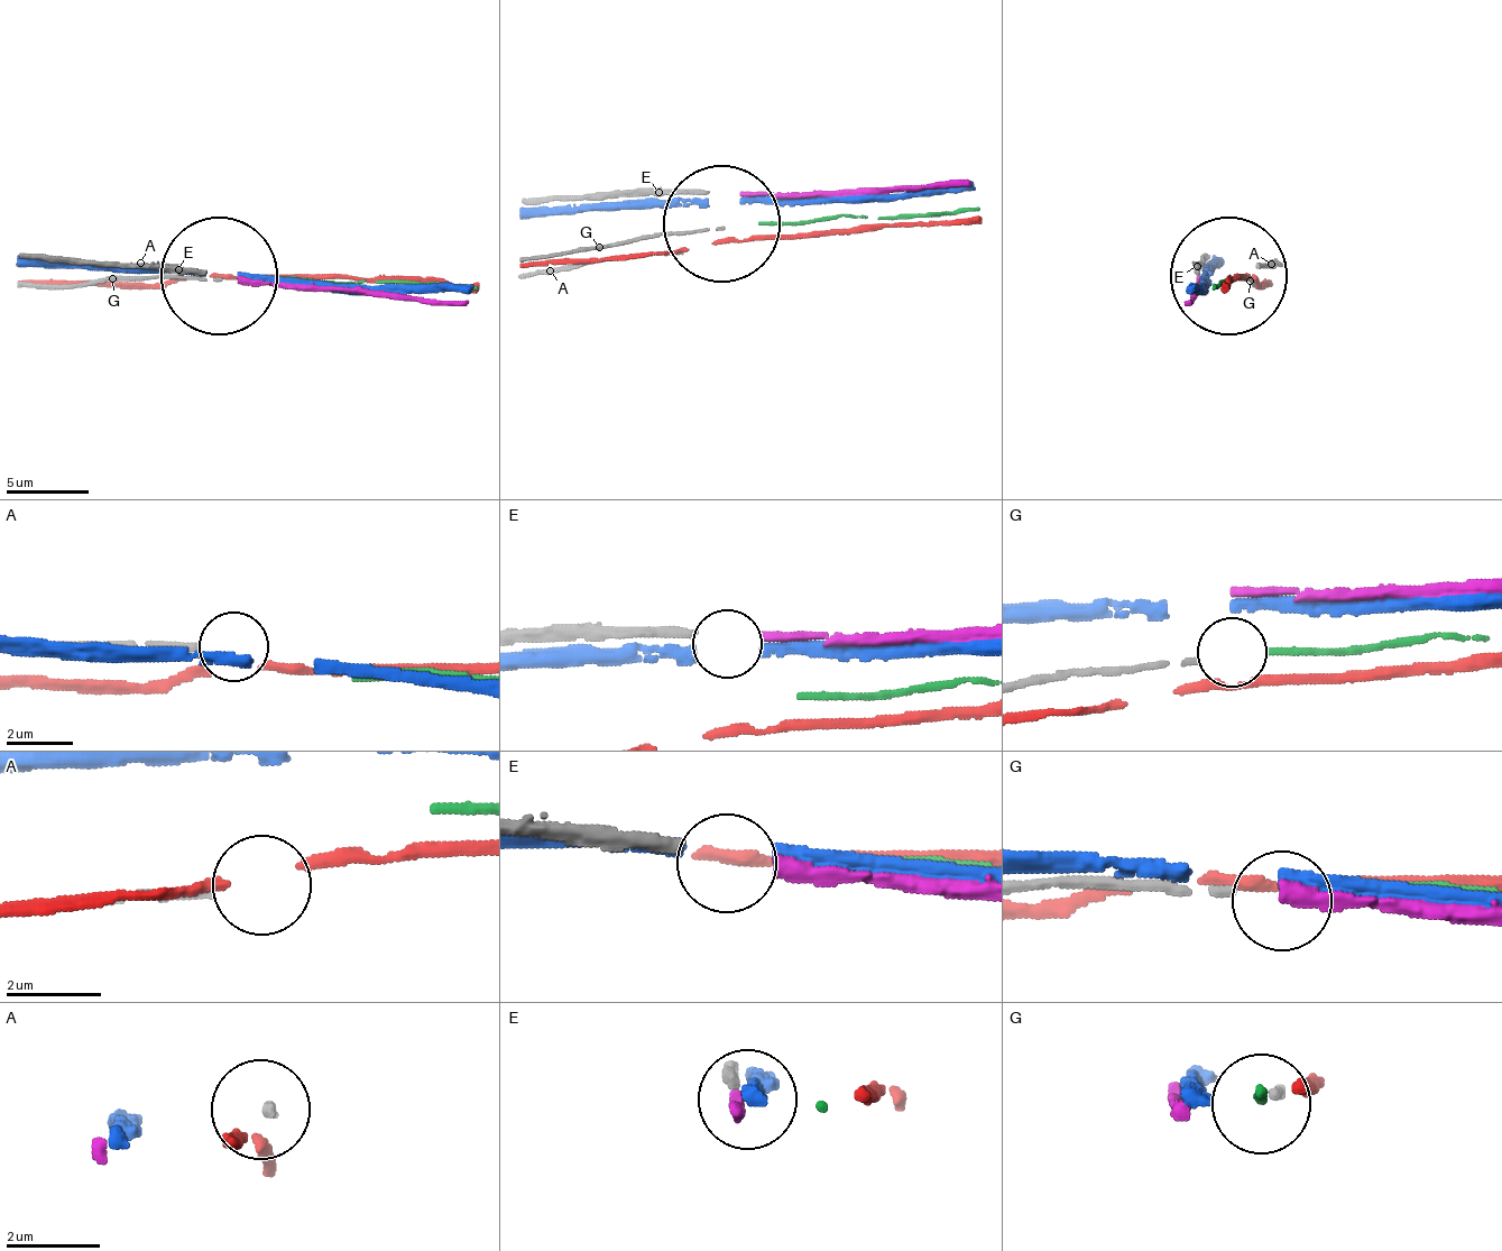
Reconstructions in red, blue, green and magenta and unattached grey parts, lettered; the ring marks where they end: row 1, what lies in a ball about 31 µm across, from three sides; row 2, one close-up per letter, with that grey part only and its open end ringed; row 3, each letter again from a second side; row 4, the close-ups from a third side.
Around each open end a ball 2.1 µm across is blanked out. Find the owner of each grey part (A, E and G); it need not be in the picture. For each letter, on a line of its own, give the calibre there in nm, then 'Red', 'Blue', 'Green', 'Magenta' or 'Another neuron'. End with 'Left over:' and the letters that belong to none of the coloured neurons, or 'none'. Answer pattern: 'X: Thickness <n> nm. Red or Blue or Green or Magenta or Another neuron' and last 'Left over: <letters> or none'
A: Thickness 240 nm. Another neuron
E: Thickness 280 nm. Magenta
G: Thickness 170 nm. Green
Left over: A

